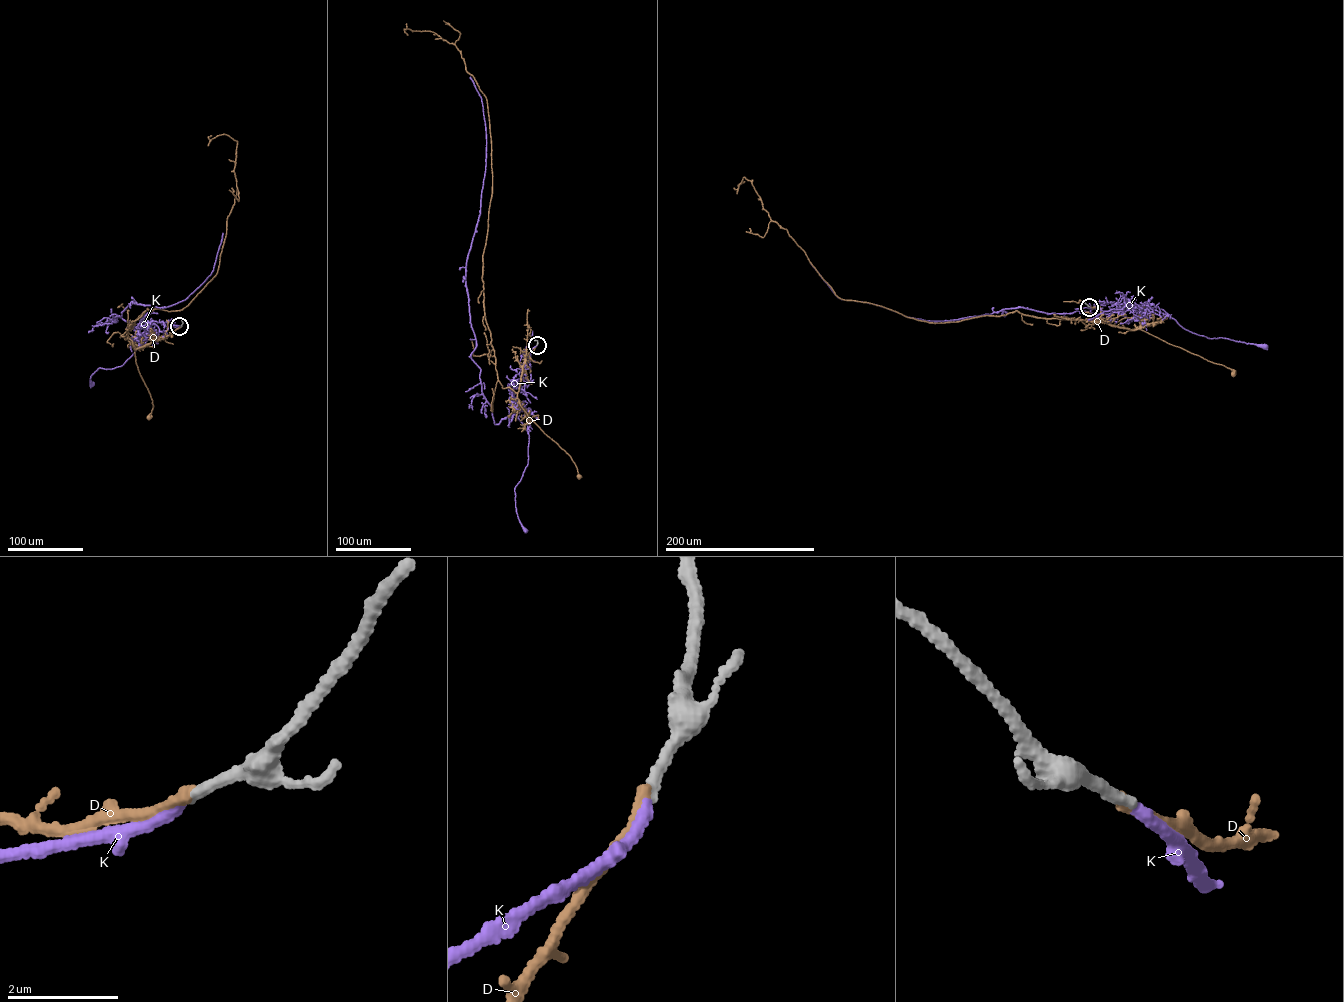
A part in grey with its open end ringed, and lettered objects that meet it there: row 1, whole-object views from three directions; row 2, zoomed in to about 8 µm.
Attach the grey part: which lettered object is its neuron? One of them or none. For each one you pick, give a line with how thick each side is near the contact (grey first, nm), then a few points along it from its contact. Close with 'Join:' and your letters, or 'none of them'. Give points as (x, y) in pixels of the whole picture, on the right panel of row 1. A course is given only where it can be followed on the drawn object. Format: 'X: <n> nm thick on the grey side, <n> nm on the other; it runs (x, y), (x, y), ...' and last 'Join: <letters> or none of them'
K: 190 nm thick on the grey side, 200 nm on the other; it runs (1090, 307), (1108, 311), (1123, 309), (1124, 302), (1132, 302), (1169, 315), (1185, 329), (1198, 335), (1265, 346)
Join: K

